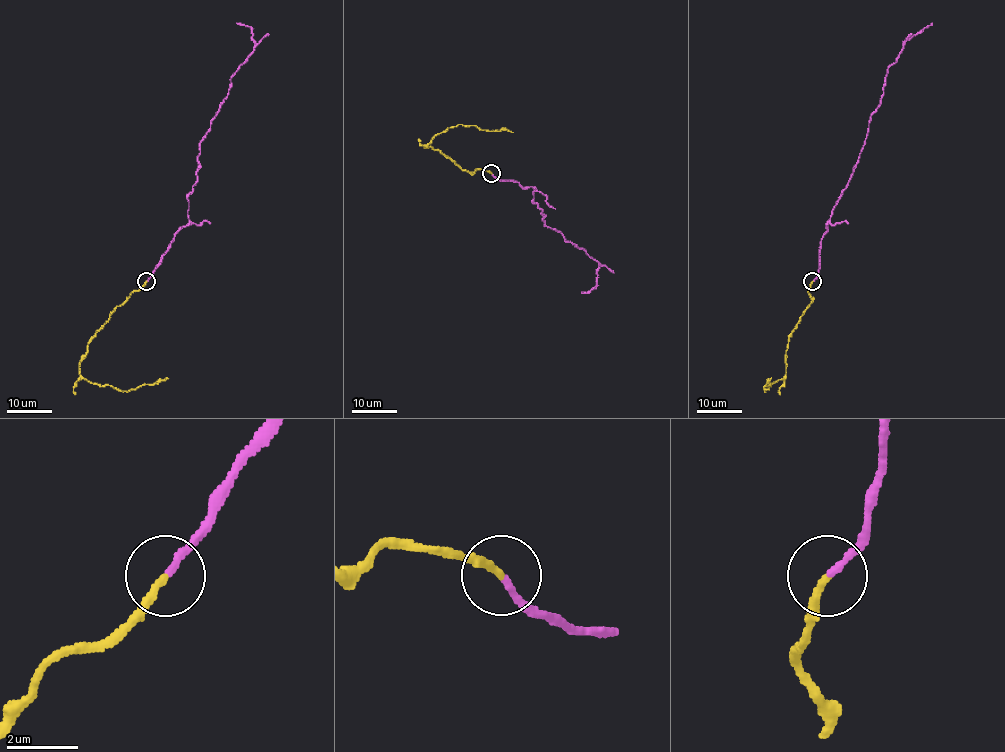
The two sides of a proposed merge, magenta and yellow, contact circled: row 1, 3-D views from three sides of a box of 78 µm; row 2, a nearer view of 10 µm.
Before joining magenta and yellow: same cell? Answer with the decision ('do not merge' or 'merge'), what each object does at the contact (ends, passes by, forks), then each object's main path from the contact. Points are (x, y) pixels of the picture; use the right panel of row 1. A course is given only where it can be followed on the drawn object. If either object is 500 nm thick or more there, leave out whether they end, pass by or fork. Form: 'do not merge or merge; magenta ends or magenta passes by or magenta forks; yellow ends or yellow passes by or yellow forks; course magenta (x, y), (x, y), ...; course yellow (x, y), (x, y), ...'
do not merge; magenta ends; yellow ends; course magenta (812, 281), (825, 224), (883, 95), (888, 68), (902, 43), (932, 23); course yellow (812, 281), (808, 290), (812, 301), (790, 333), (787, 344), (786, 374), (763, 387), (764, 391), (771, 378)

